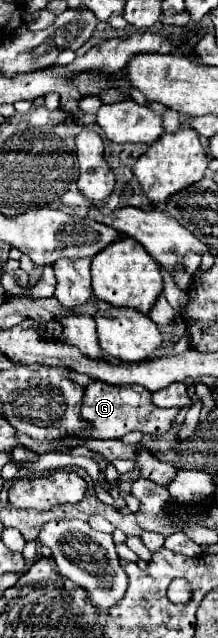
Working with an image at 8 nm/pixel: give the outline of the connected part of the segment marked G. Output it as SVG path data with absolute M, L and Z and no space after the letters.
M92 382L86 386L86 394L84 394L84 404L80 410L80 418L84 418L84 422L90 424L90 432L78 432L78 434L70 434L58 442L50 442L56 446L64 446L68 450L78 448L82 444L82 438L98 438L98 440L106 440L106 438L122 438L126 432L138 430L142 434L164 434L172 428L172 422L178 416L178 408L170 408L170 410L160 410L158 406L152 404L152 392L146 390L140 384L132 384L132 386L104 386L104 382Z

